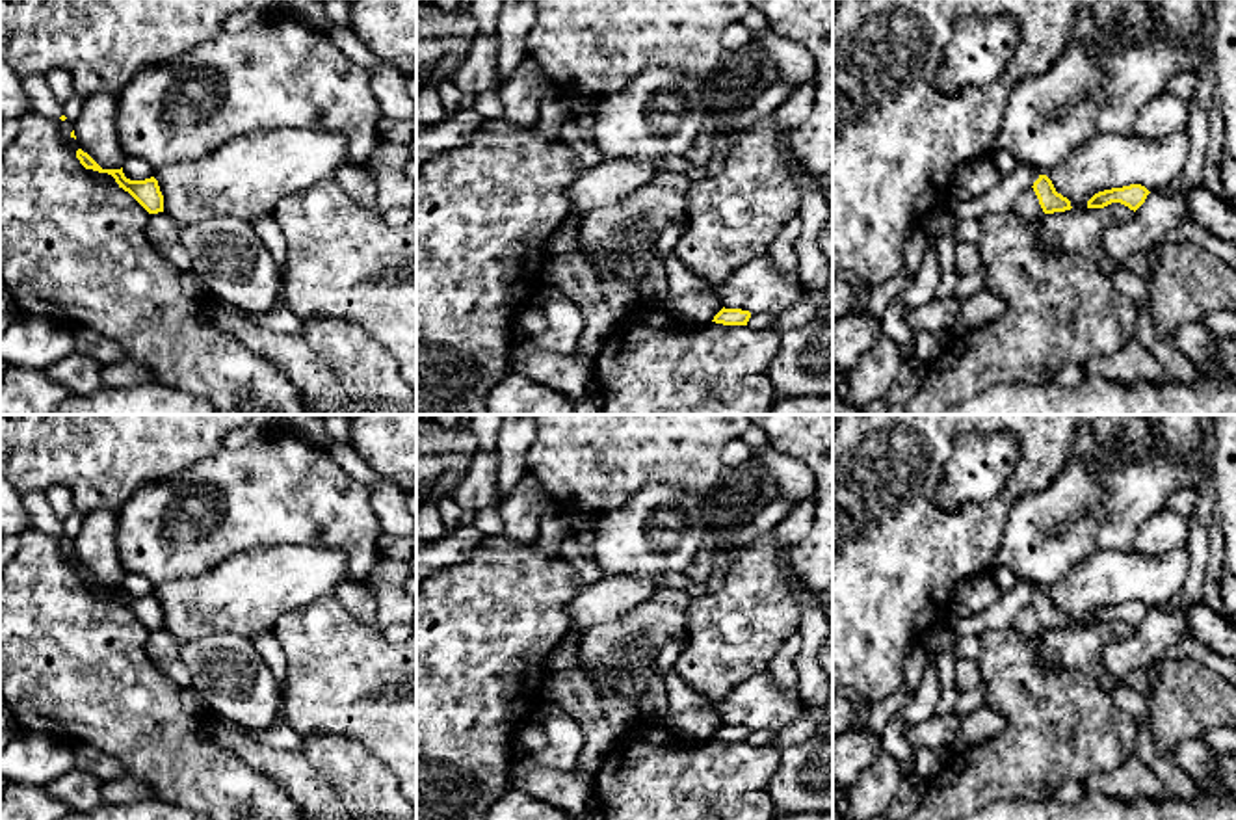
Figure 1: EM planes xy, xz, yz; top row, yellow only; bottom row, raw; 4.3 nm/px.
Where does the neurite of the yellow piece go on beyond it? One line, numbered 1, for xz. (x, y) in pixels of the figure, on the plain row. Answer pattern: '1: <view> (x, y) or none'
1: none

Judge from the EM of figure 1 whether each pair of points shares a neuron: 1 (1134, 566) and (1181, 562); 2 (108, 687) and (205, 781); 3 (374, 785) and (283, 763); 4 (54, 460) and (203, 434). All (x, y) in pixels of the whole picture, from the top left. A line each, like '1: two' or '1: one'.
1: one
2: one
3: one
4: one

